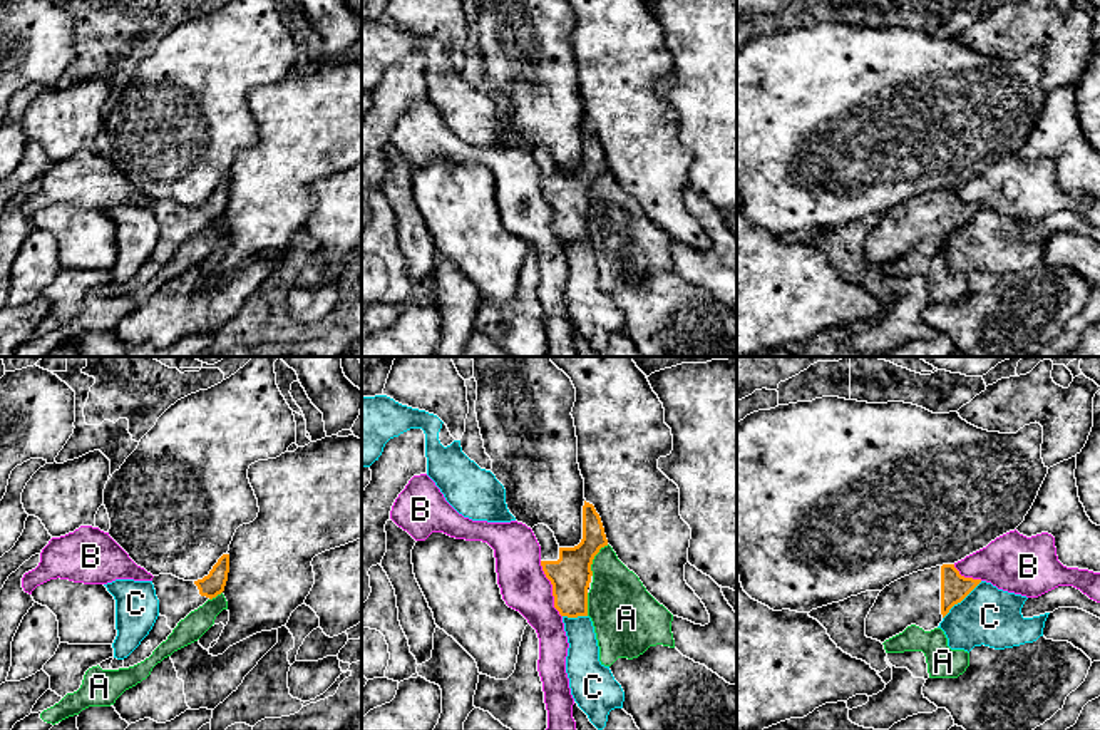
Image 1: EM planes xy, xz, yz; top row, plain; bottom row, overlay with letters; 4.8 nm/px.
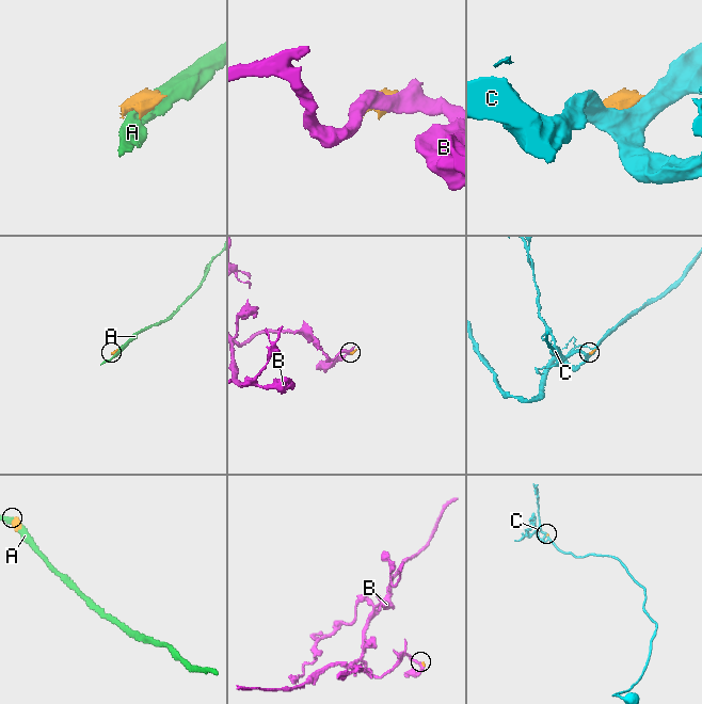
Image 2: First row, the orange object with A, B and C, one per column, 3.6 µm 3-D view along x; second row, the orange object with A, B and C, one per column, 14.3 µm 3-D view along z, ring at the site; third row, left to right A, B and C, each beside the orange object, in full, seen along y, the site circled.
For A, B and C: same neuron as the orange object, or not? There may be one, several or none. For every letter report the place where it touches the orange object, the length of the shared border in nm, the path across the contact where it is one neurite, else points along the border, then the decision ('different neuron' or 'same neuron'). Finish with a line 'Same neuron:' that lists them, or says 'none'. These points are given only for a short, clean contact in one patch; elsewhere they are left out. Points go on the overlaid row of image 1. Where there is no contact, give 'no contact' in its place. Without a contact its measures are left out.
A: meets orange in xz at (593, 558); contact 170 nm long; different neuron
B: meets orange in xz at (553, 590); contact 300 nm long; different neuron
C: meets orange in yz at (961, 600); contact 260 nm long; different neuron
Same neuron: none

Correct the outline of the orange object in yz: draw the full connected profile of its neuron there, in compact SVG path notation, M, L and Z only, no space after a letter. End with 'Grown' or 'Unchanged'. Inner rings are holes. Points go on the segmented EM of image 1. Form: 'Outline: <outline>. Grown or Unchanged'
Outline: M954 564L904 576L879 593L866 618L866 636L884 643L911 625L931 631L979 583L961 576Z. Grown

